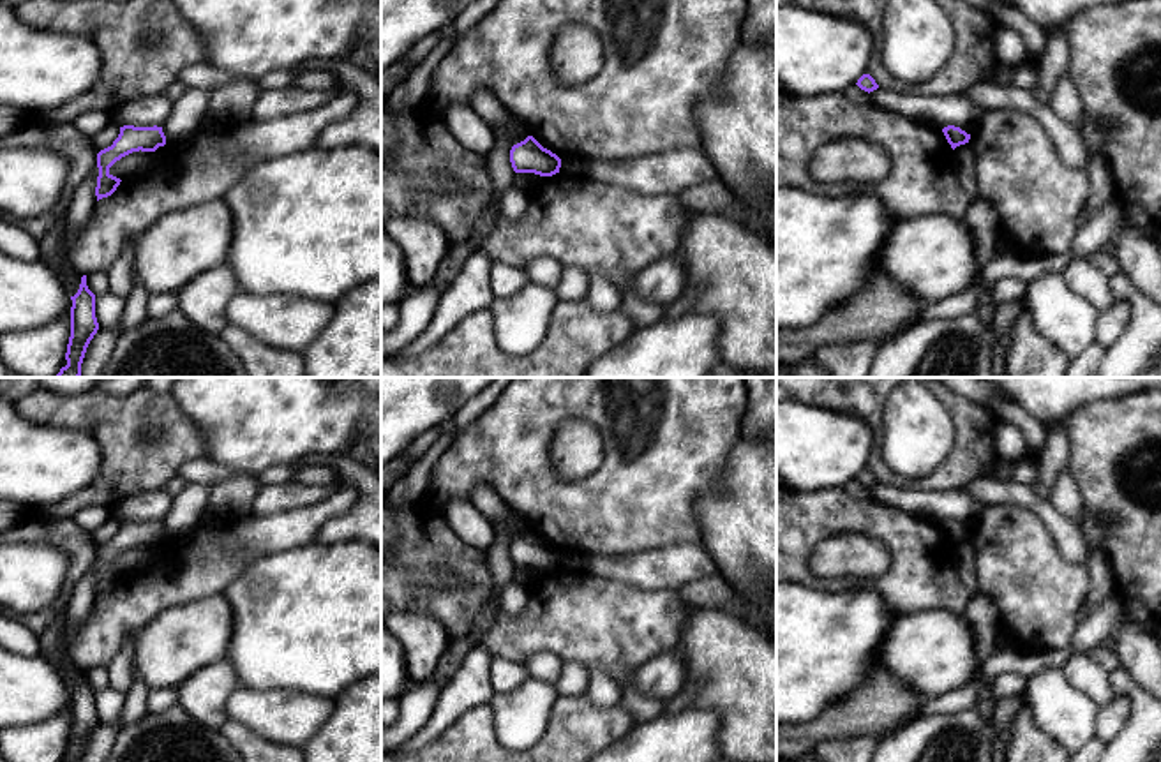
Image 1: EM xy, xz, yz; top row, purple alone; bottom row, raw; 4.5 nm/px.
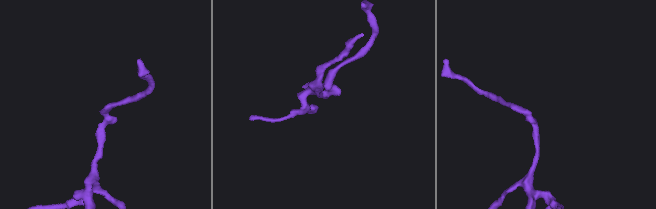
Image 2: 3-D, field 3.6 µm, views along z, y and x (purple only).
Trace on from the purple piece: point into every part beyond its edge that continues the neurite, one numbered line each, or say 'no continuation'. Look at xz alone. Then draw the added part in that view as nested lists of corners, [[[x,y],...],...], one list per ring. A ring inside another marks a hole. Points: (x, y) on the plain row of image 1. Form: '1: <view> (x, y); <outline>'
no continuation

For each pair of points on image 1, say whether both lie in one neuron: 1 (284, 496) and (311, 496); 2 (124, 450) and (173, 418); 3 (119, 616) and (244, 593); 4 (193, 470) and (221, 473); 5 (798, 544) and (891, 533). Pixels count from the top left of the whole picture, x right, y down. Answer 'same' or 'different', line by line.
1: same
2: same
3: different
4: same
5: same

